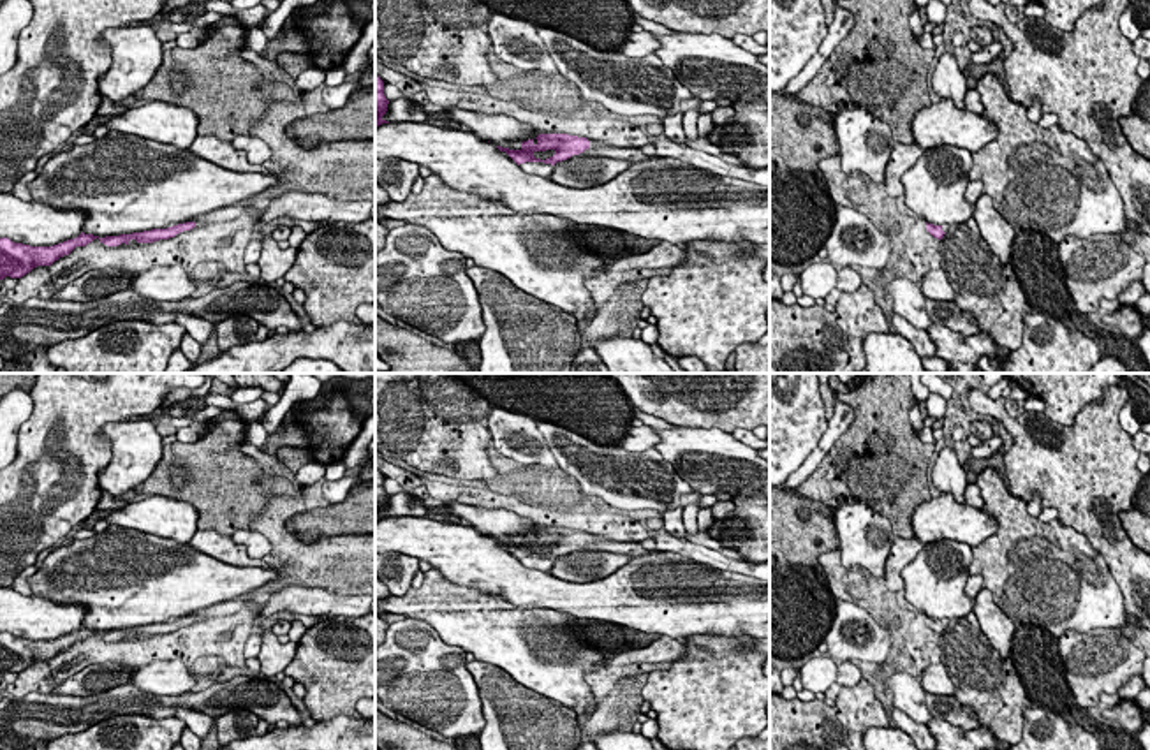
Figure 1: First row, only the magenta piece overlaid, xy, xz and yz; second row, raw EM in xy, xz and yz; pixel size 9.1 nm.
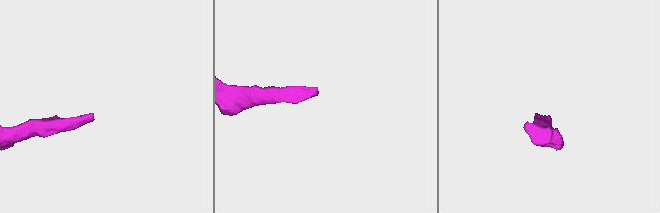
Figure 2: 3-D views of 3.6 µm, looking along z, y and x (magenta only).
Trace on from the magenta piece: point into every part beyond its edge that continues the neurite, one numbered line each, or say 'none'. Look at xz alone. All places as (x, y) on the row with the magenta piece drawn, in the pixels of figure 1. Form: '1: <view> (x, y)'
1: xz (634, 155)

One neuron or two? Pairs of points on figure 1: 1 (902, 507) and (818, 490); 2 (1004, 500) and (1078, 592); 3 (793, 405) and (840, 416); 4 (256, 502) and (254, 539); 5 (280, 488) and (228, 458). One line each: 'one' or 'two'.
1: one
2: one
3: two
4: two
5: one

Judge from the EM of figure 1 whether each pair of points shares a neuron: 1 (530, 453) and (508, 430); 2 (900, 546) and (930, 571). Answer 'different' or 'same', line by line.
1: same
2: different

